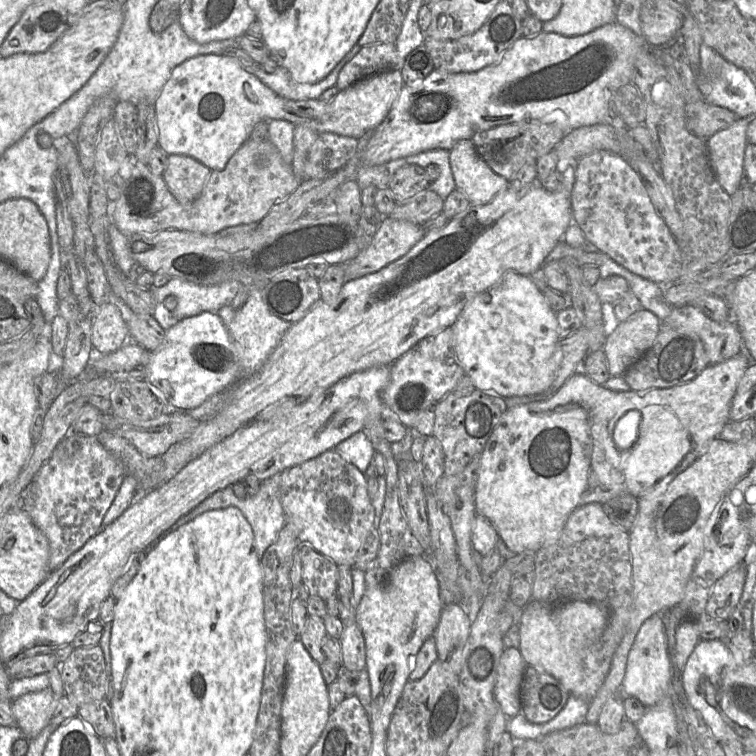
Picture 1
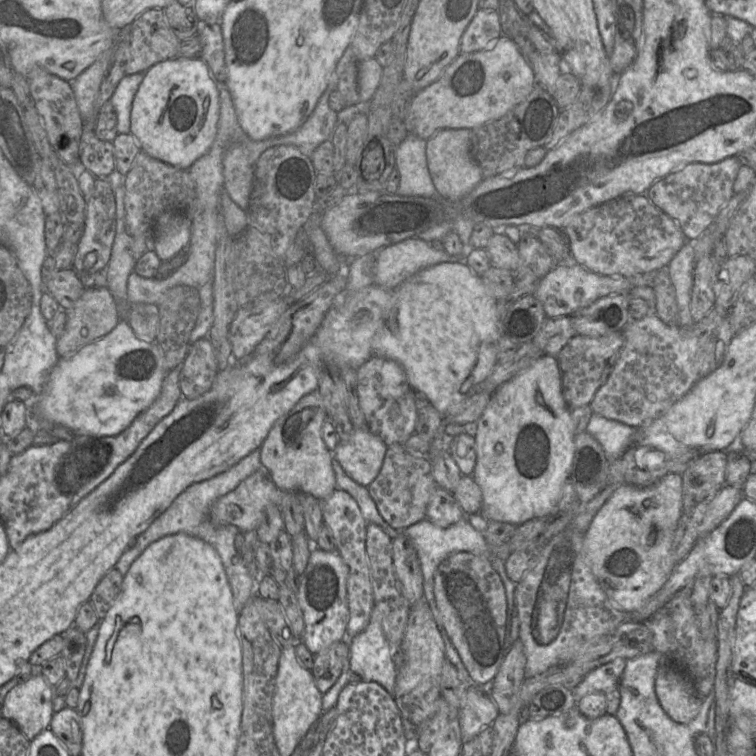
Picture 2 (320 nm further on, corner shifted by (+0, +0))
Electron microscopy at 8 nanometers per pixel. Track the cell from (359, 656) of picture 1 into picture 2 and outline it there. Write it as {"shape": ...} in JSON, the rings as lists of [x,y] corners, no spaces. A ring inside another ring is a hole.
{"shape":[[[312,547],[306,568],[298,575],[296,593],[305,624],[301,642],[312,654],[346,638],[349,620],[347,577],[348,567],[337,551]]]}

